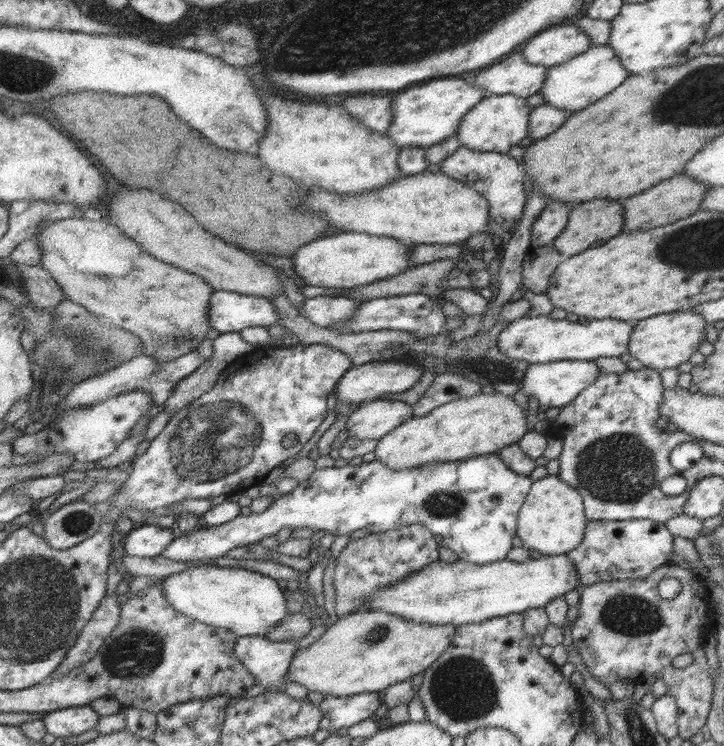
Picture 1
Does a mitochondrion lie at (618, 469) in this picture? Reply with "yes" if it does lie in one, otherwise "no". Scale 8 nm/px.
yes

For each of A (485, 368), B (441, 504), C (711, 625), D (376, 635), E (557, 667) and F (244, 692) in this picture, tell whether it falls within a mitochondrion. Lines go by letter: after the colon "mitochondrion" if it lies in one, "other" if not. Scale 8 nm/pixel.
A: mitochondrion
B: mitochondrion
C: other
D: mitochondrion
E: other
F: other

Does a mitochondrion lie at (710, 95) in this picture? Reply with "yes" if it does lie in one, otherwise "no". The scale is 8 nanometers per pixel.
yes

